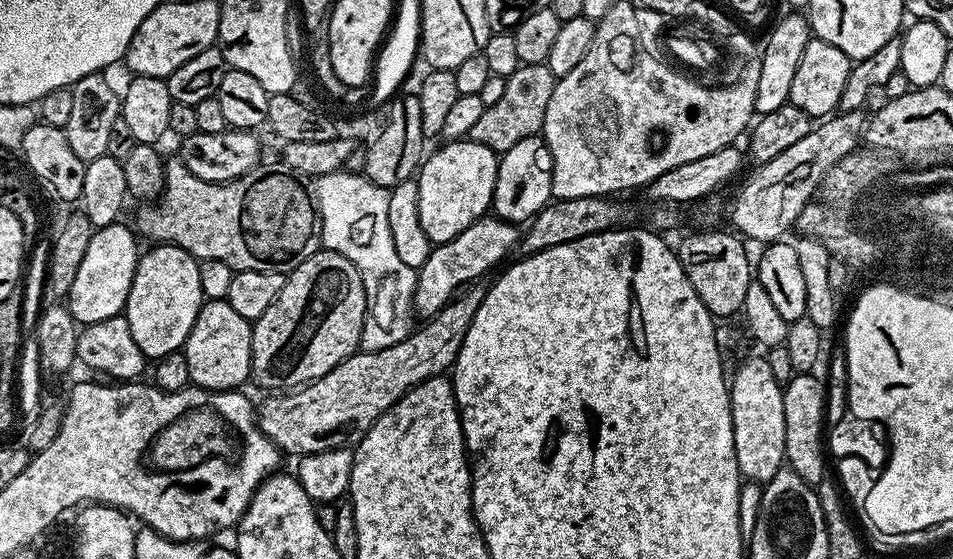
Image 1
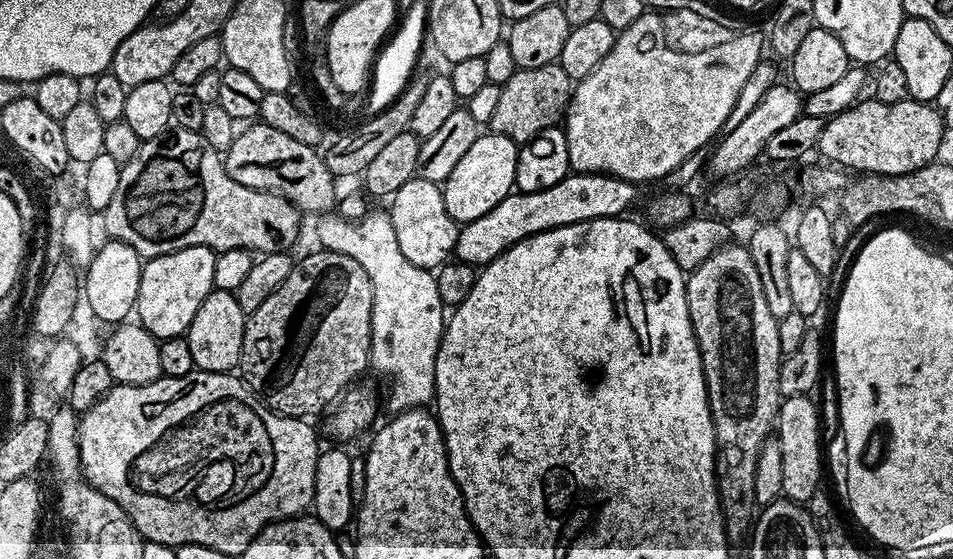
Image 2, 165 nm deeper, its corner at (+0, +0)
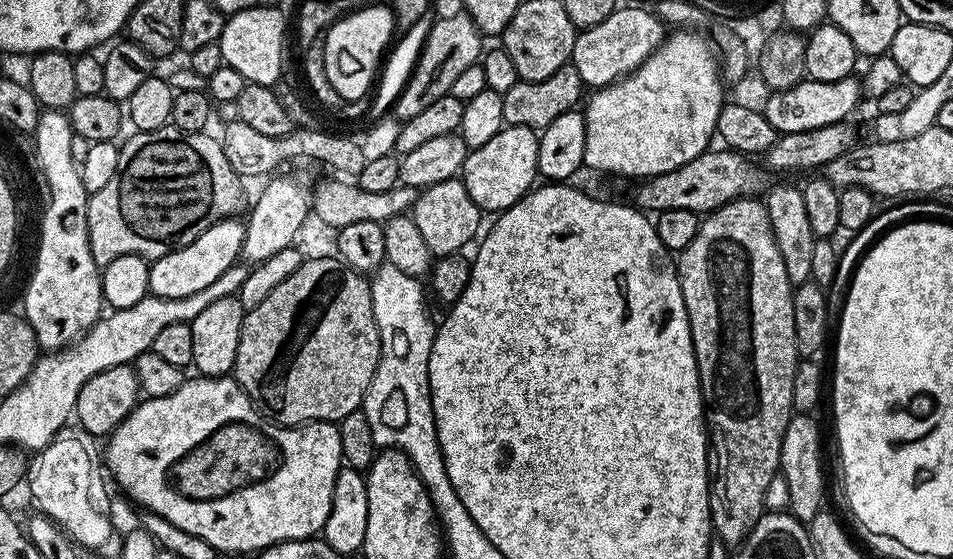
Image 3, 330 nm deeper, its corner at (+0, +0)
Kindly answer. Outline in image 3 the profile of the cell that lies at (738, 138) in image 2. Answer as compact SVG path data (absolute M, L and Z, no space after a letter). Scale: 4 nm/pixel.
M855 75L842 78L838 82L818 82L806 78L798 86L790 86L790 90L772 92L763 113L778 134L805 132L818 130L818 126L847 121L848 115L859 106L860 100L862 101L862 84Z

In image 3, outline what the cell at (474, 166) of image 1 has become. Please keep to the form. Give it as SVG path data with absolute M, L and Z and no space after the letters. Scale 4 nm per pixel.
M506 126L486 146L471 149L464 160L462 179L470 198L474 198L481 213L499 214L514 206L532 191L538 180L538 142L537 129L526 126Z

